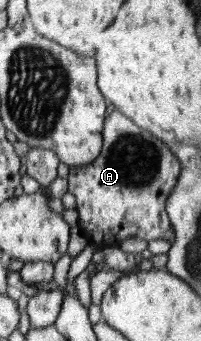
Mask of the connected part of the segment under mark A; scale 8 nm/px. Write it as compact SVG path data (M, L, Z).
M119 110L106 114L102 150L90 164L70 167L68 191L75 195L78 221L87 241L117 247L127 237L145 241L174 240L166 199L180 176L177 156L150 131L139 127Z

